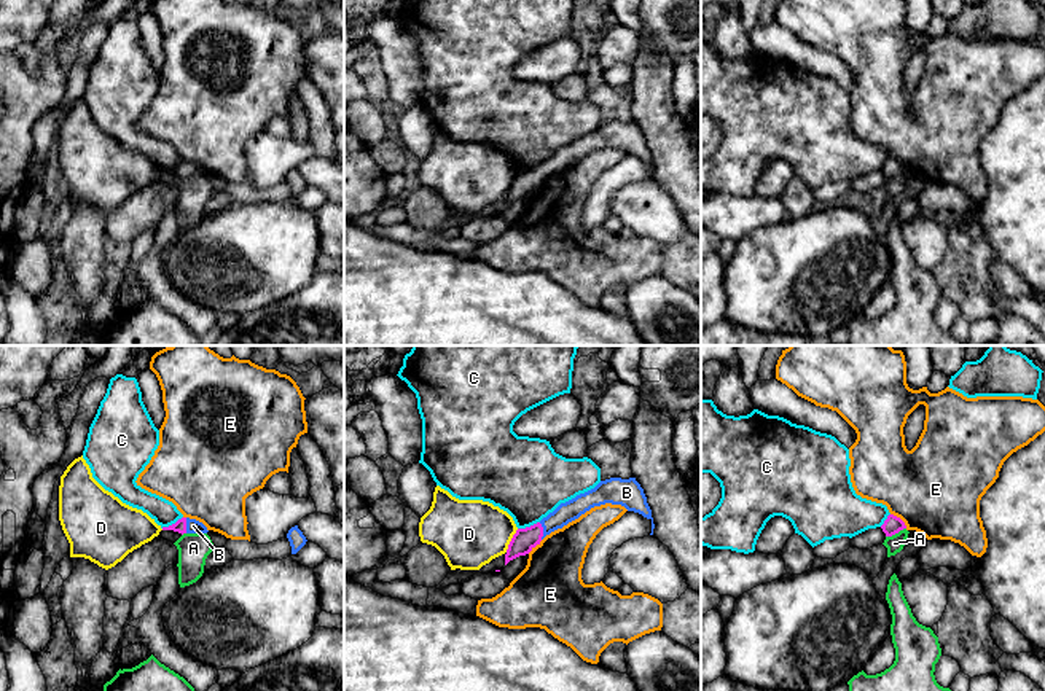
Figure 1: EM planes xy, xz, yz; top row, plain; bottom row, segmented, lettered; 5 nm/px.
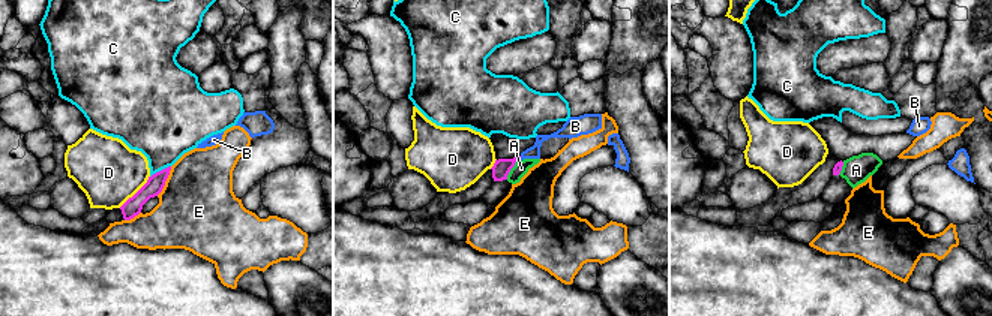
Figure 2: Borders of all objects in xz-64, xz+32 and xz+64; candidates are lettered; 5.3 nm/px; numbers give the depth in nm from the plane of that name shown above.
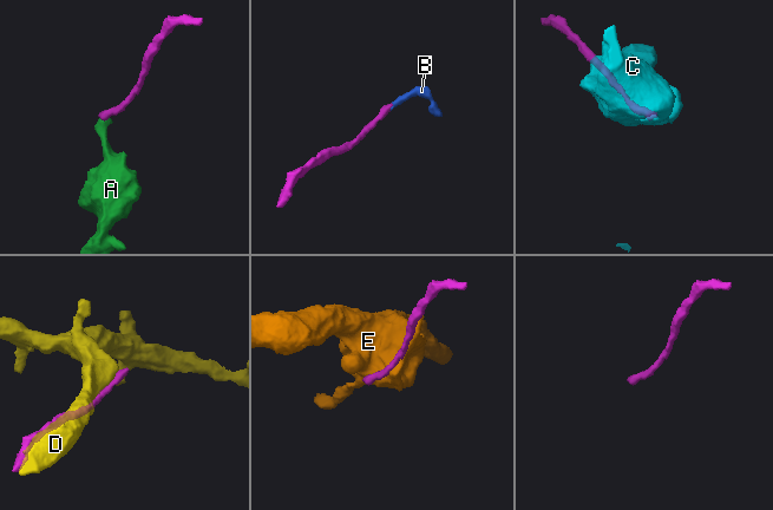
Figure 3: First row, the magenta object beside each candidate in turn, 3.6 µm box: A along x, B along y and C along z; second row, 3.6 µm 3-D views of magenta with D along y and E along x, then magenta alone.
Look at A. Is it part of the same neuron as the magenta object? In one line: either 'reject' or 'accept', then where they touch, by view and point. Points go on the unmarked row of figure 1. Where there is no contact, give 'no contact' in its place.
reject | yz (896, 175)

